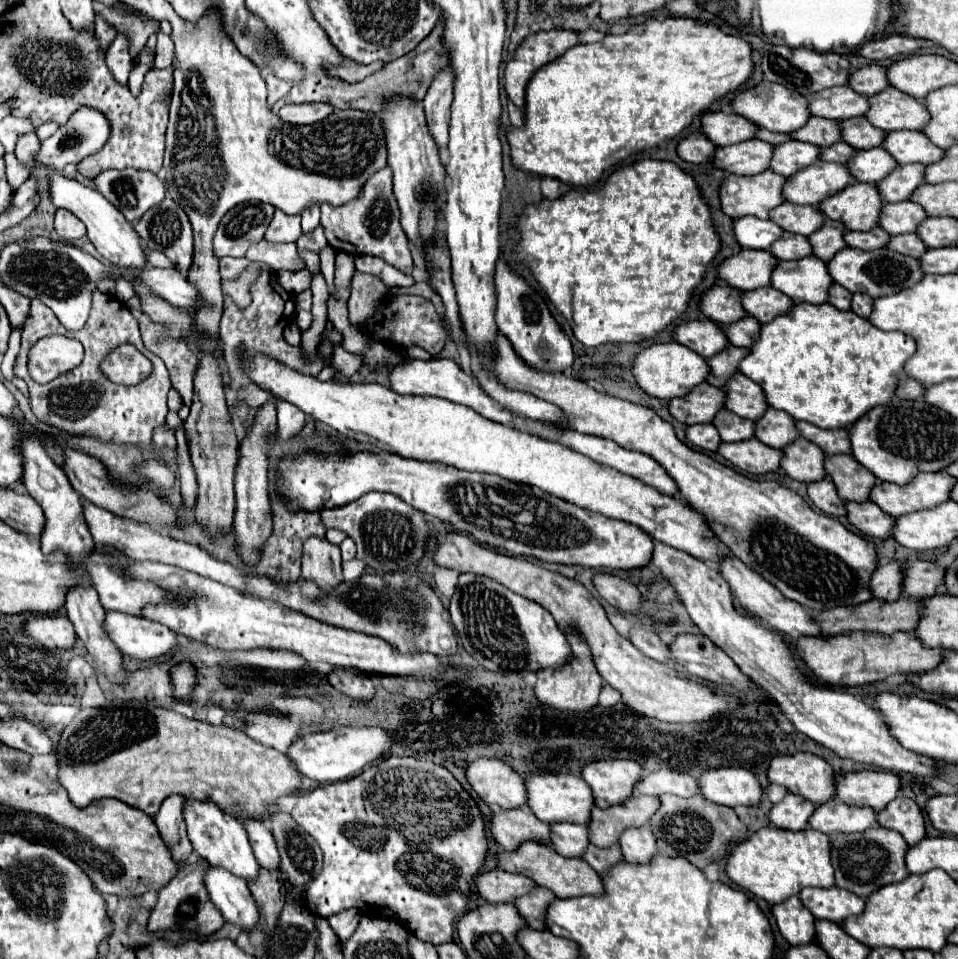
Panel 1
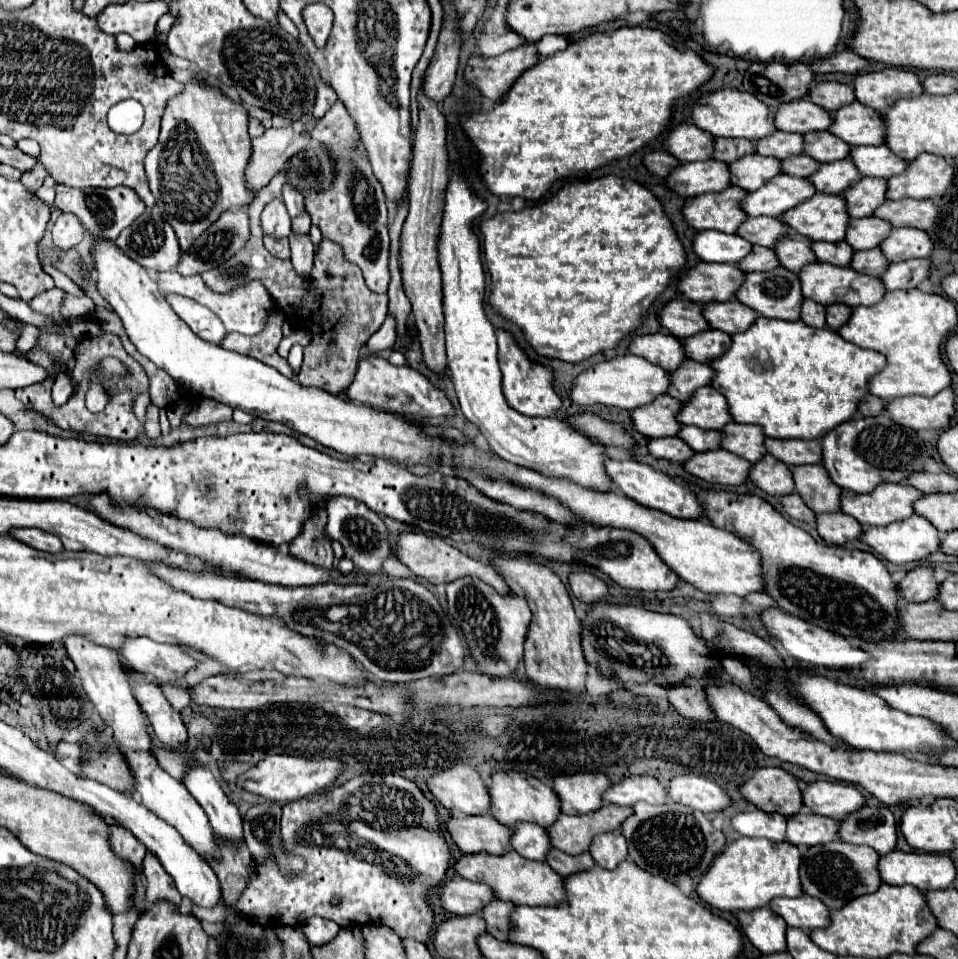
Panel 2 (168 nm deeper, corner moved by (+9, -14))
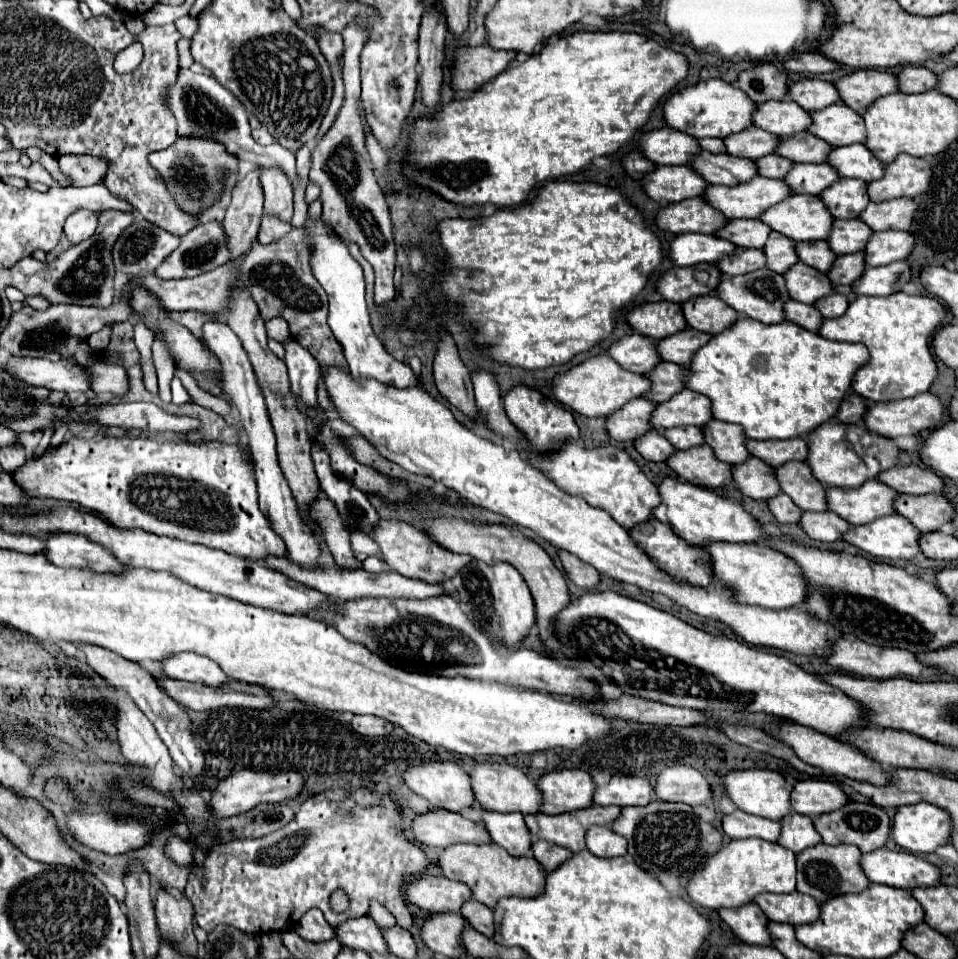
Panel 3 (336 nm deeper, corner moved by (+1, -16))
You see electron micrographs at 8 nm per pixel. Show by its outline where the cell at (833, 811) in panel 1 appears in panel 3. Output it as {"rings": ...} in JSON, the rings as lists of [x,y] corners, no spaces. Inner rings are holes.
{"rings":[[[787,814],[781,818],[781,834],[777,840],[783,848],[793,850],[795,854],[821,842],[821,836],[817,836],[813,828],[813,820],[809,816],[797,816],[797,814]]]}

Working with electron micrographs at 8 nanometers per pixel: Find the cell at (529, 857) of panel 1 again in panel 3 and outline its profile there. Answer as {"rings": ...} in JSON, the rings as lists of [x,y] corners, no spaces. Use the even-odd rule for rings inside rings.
{"rings":[[[493,842],[479,846],[451,844],[439,854],[437,864],[445,878],[467,884],[469,890],[473,892],[473,898],[489,908],[493,908],[493,904],[497,904],[497,900],[505,896],[521,896],[521,898],[537,896],[545,886],[545,872],[537,864],[537,860],[533,860],[533,856],[511,856]]]}

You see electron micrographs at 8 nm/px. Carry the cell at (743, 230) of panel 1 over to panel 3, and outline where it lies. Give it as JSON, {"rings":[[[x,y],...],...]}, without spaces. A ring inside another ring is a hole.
{"rings":[[[679,234],[669,248],[669,258],[675,266],[693,266],[693,264],[715,264],[721,256],[733,252],[735,246],[727,240],[717,240],[715,236],[705,234]]]}

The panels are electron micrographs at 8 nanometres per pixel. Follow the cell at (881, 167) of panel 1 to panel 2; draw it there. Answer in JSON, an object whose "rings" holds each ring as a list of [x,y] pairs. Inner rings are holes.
{"rings":[[[851,160],[823,164],[821,170],[817,170],[817,174],[813,174],[811,178],[811,182],[815,182],[819,192],[839,194],[839,196],[859,180],[861,180],[861,172]]]}

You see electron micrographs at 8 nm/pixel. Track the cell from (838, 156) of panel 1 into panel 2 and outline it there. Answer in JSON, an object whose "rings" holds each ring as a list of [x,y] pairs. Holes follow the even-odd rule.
{"rings":[[[803,154],[801,158],[787,158],[785,160],[785,174],[809,178],[819,170],[819,166],[821,166],[821,162],[817,162],[815,158]]]}

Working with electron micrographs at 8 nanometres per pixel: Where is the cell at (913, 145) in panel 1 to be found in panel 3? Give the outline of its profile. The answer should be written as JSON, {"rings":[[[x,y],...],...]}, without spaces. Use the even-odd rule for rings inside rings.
{"rings":[[[849,144],[841,148],[831,148],[827,160],[831,168],[837,170],[841,178],[859,178],[863,182],[877,180],[881,176],[881,164],[863,144]]]}

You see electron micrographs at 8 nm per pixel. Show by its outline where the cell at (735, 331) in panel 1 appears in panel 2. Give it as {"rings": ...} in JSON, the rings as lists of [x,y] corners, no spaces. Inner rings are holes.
{"rings":[[[707,330],[695,336],[689,336],[685,342],[685,350],[689,350],[689,358],[697,362],[713,362],[731,344],[731,336],[721,330]]]}

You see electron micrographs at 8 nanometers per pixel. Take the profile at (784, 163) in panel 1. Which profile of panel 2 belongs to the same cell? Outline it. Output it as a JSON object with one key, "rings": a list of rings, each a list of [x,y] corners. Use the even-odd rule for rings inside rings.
{"rings":[[[761,154],[743,156],[741,160],[731,162],[729,166],[733,166],[733,184],[749,192],[761,188],[767,180],[783,174],[783,166],[779,158],[761,156]]]}

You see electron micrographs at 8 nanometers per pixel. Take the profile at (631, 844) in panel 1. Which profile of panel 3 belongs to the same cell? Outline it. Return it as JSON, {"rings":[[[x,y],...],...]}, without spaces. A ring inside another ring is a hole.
{"rings":[[[591,826],[585,834],[587,848],[601,858],[617,858],[627,854],[627,840],[607,826]]]}

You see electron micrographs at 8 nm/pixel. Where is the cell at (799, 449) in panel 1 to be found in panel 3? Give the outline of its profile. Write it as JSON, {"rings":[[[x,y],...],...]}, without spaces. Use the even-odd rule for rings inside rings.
{"rings":[[[753,456],[743,464],[733,466],[731,474],[733,474],[733,482],[737,484],[737,490],[743,496],[755,500],[767,500],[769,496],[779,494],[777,478],[773,476],[773,470],[767,464],[761,464],[761,460]]]}

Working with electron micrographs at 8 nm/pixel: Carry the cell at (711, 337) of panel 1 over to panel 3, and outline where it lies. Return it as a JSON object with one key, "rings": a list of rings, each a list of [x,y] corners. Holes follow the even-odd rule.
{"rings":[[[631,334],[623,336],[621,340],[613,342],[607,350],[607,356],[613,358],[621,368],[635,372],[635,374],[645,374],[649,368],[655,368],[661,360],[655,354],[657,348],[653,348],[655,340],[649,340],[647,336],[641,334]]]}

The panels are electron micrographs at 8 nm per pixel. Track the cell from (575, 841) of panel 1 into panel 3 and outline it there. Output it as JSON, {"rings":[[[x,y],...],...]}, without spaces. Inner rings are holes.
{"rings":[[[477,804],[473,808],[481,810],[479,820],[495,844],[503,846],[511,856],[529,856],[531,854],[529,852],[531,838],[529,838],[529,830],[525,830],[523,814],[519,814],[519,812],[501,814],[501,812],[479,808]]]}

